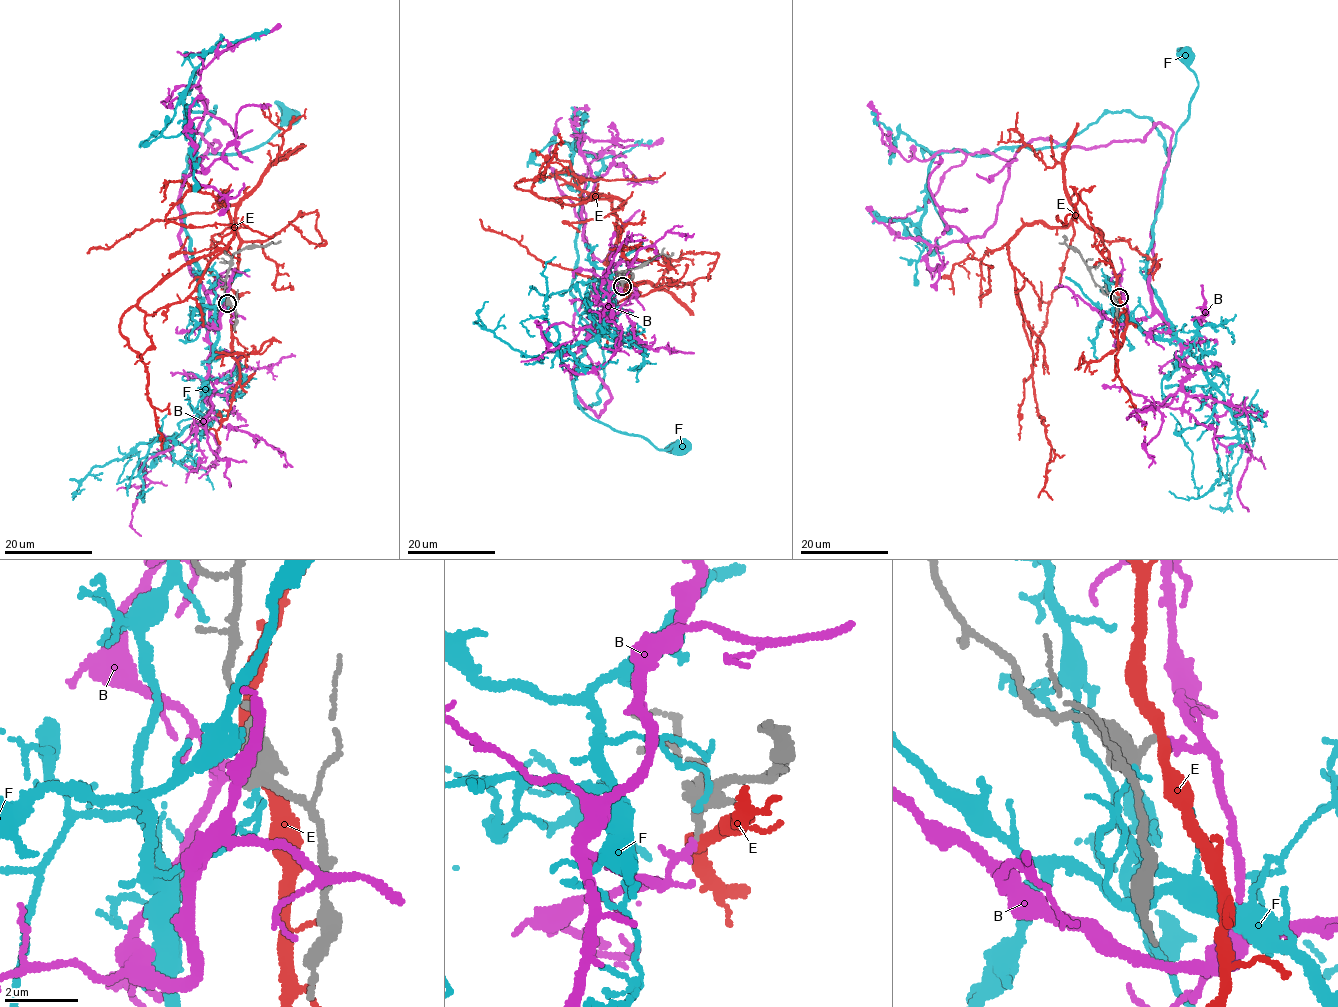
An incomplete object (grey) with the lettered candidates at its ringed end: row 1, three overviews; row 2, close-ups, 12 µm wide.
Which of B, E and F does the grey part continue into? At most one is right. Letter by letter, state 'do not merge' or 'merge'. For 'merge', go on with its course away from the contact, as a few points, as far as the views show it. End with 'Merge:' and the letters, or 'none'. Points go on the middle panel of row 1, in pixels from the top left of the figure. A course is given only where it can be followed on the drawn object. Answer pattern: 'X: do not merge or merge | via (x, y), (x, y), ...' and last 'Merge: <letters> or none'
B: merge | via (621, 286), (574, 354), (575, 393), (597, 417), (610, 393), (573, 331), (593, 285), (579, 137), (632, 140)
E: do not merge
F: do not merge
Merge: B

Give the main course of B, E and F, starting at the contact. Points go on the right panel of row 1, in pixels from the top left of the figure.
B: (1118, 297), (1152, 314), (1157, 124), (1087, 149), (1031, 140), (993, 225), (932, 246), (933, 269), (935, 248)
E: (1118, 297), (1109, 251), (1077, 214), (1064, 227), (1027, 223), (1008, 243), (1051, 446), (1042, 489), (1053, 499)
F: (1115, 300), (1115, 317), (1172, 338), (1147, 255), (1163, 173), (1197, 86), (1184, 55)

